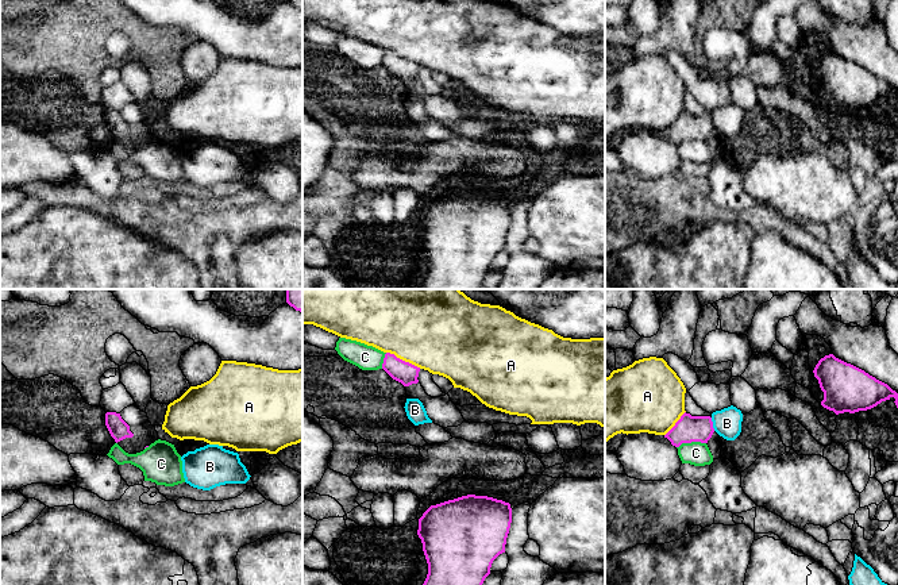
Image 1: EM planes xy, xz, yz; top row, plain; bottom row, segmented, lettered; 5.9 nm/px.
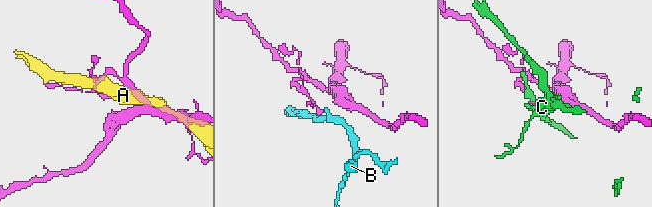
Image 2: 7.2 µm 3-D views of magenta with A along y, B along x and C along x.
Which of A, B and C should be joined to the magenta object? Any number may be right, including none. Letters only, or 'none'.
none

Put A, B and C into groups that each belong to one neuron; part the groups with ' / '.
A / B / C

